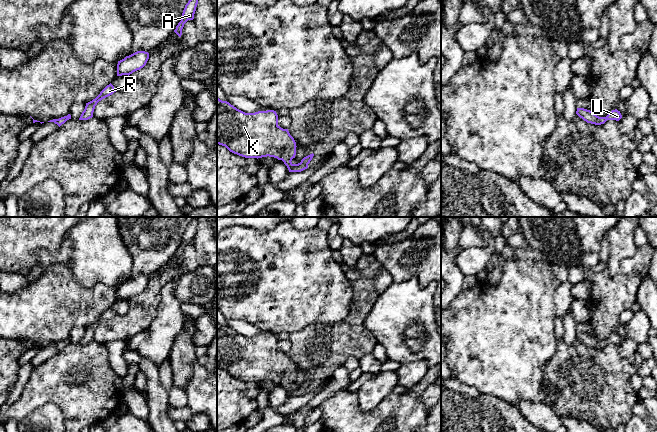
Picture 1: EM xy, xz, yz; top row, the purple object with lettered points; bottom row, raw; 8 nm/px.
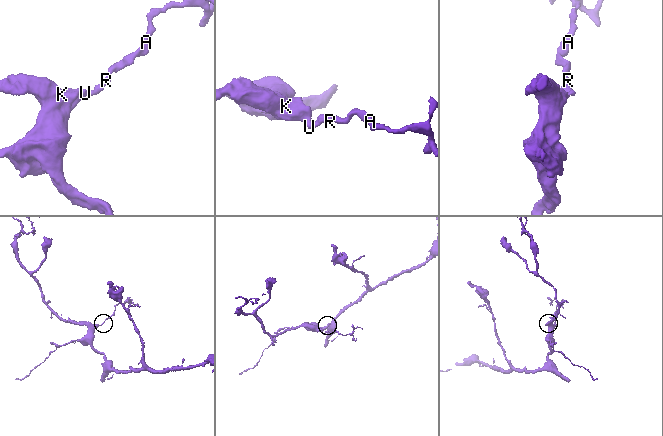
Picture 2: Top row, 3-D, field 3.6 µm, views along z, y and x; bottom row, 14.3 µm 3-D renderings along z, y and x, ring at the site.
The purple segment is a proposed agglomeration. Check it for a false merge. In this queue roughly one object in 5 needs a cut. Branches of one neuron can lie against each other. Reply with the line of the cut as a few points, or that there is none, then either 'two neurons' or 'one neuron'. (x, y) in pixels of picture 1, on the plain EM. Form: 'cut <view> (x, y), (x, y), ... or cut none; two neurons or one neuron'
cut none; one neuron

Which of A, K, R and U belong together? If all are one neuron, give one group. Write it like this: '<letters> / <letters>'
A K R U

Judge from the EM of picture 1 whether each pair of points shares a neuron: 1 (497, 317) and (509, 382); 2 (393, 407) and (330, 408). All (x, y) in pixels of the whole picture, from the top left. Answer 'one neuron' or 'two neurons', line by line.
1: one neuron
2: one neuron

